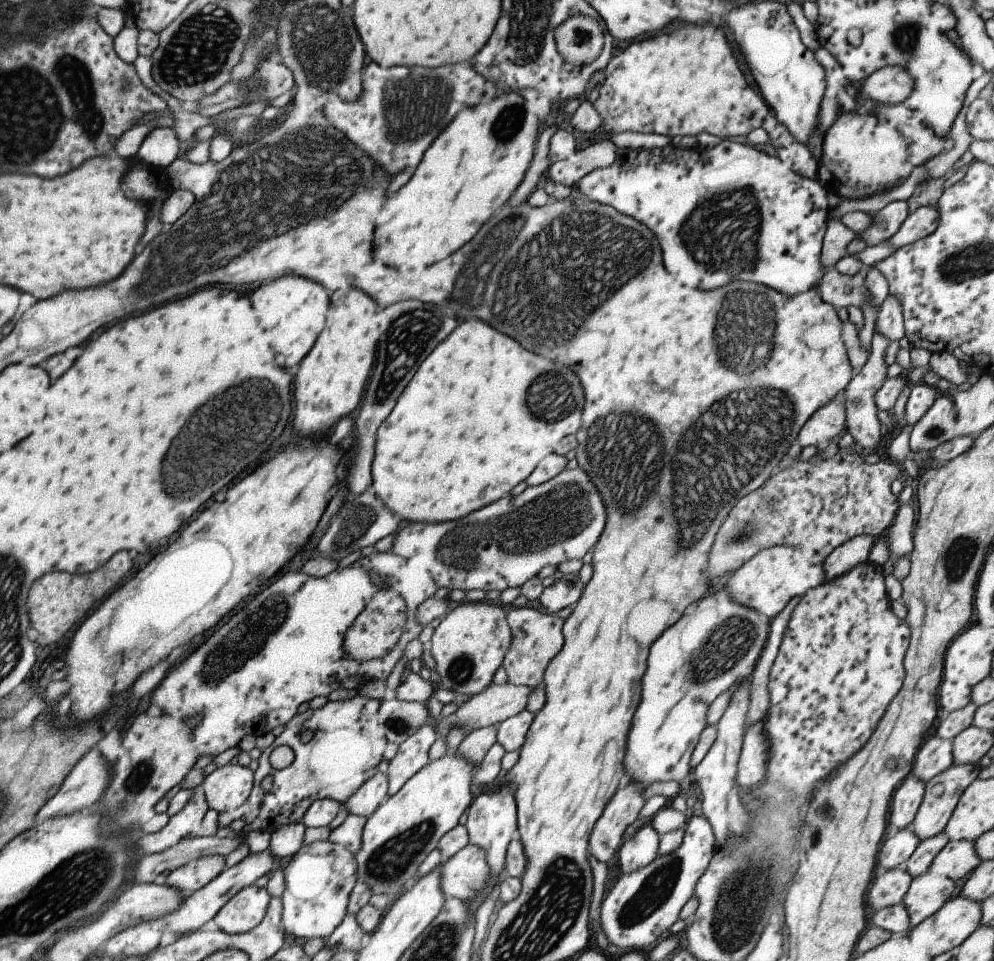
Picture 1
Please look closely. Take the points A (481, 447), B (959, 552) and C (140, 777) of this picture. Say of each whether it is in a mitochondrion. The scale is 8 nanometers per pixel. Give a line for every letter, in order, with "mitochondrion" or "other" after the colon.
A: other
B: mitochondrion
C: mitochondrion

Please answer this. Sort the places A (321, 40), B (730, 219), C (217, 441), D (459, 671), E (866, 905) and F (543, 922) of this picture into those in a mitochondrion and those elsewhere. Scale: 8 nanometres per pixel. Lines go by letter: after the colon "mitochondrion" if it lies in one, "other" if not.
A: mitochondrion
B: mitochondrion
C: mitochondrion
D: mitochondrion
E: other
F: mitochondrion

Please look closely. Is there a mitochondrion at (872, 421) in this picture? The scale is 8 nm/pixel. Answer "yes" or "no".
no

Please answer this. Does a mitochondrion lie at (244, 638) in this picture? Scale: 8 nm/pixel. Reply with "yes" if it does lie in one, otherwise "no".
yes

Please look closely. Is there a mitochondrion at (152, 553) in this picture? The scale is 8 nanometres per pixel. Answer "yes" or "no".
no

